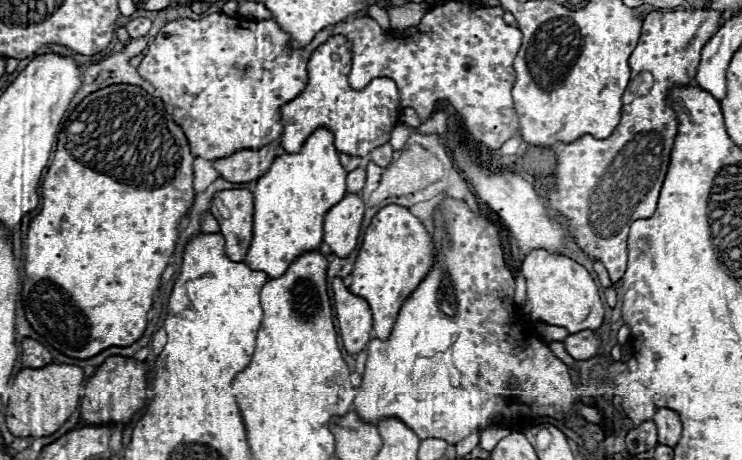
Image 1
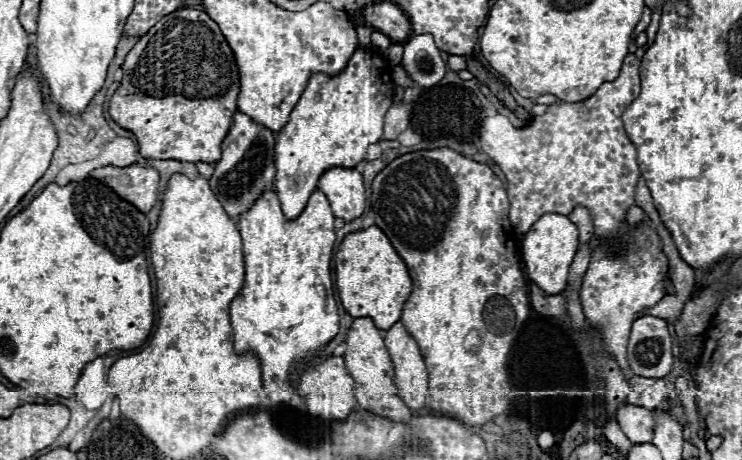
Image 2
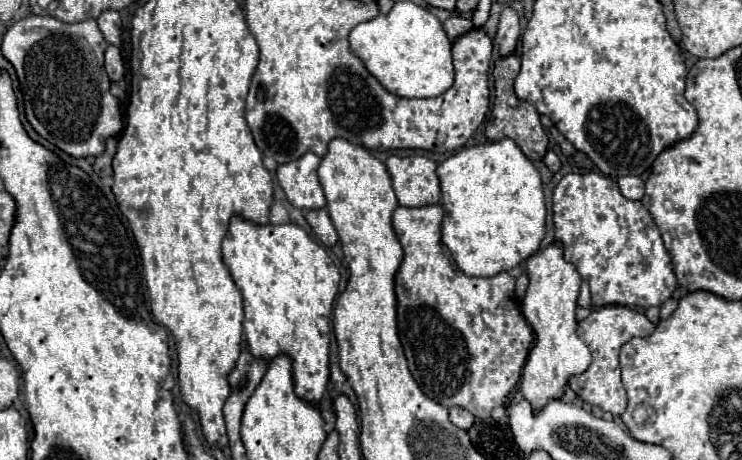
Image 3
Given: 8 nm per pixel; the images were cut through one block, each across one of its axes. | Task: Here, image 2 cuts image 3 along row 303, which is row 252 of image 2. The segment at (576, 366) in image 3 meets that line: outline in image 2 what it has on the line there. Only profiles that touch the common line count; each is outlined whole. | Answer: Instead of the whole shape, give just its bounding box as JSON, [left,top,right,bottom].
[522,214,578,294]

